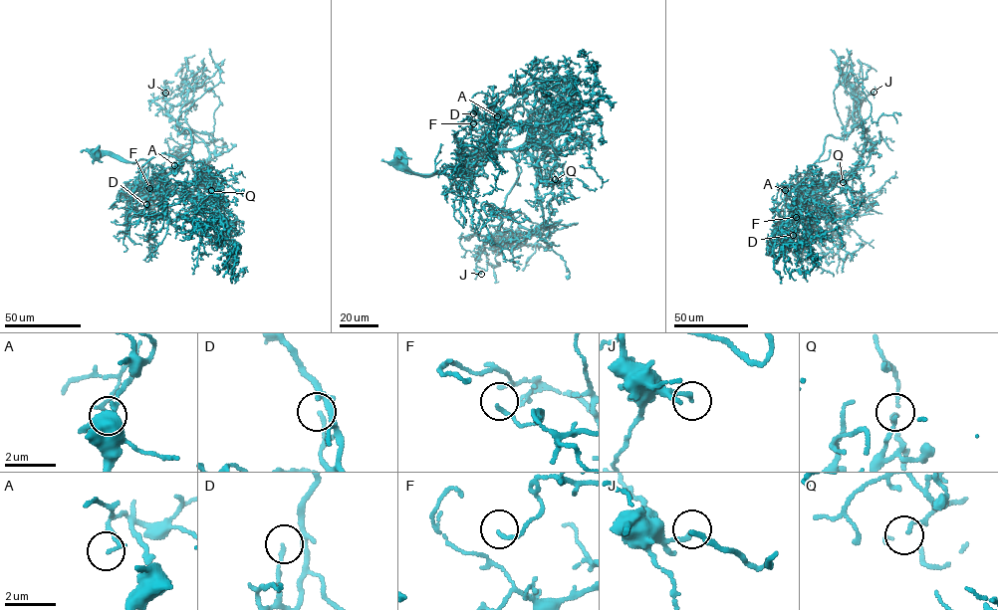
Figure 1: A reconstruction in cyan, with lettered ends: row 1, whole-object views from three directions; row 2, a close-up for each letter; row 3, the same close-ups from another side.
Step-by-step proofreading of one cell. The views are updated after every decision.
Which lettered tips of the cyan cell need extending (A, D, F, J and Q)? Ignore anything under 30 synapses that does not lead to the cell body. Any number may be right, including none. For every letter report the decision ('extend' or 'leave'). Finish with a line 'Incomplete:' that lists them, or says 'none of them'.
A: leave
D: leave
F: leave
J: leave
Q: leave
Incomplete: none of them

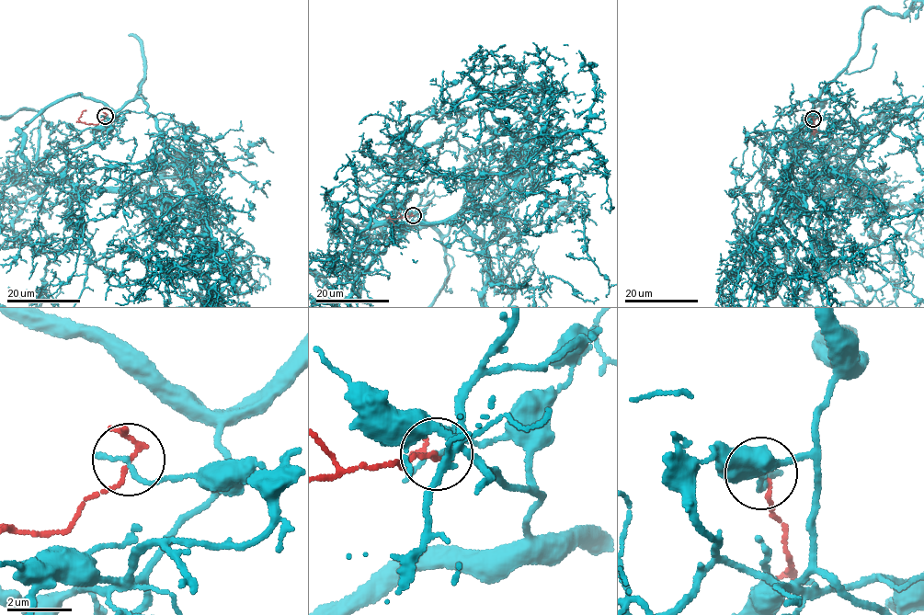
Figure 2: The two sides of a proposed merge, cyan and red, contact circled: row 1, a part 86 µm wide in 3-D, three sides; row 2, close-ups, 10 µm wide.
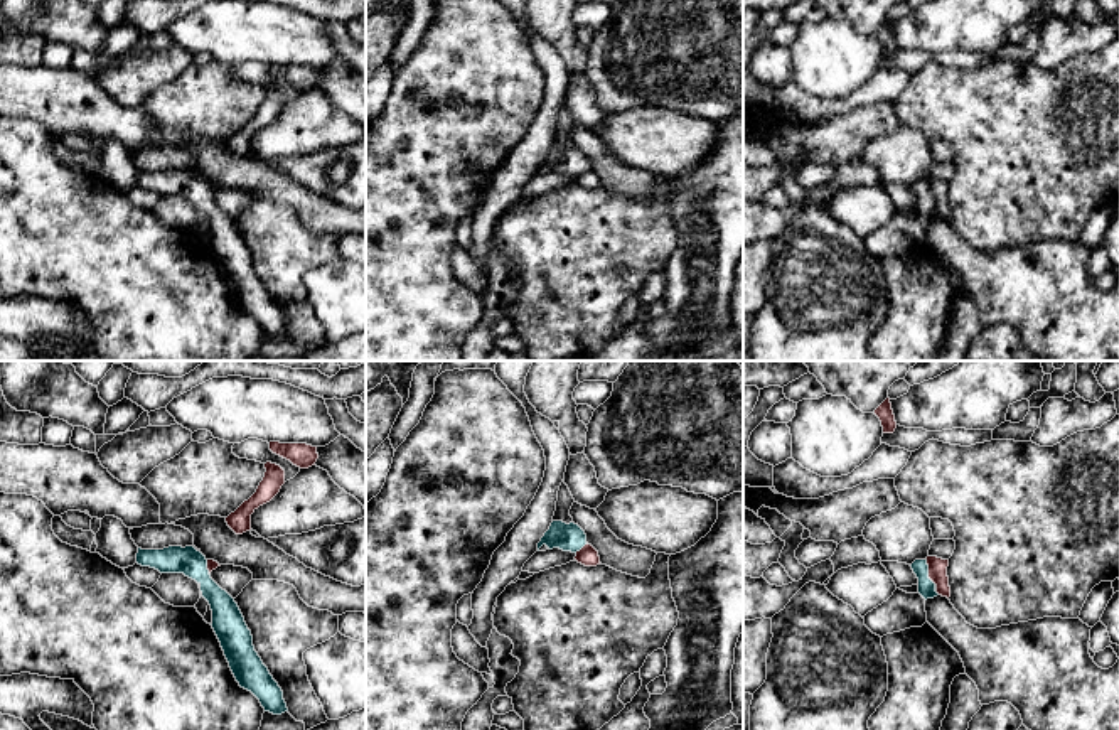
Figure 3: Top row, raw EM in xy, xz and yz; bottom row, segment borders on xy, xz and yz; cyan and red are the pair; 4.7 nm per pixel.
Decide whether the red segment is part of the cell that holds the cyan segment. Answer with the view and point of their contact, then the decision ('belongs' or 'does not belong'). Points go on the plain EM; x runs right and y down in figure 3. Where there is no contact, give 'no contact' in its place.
yz (927, 194) | does not belong

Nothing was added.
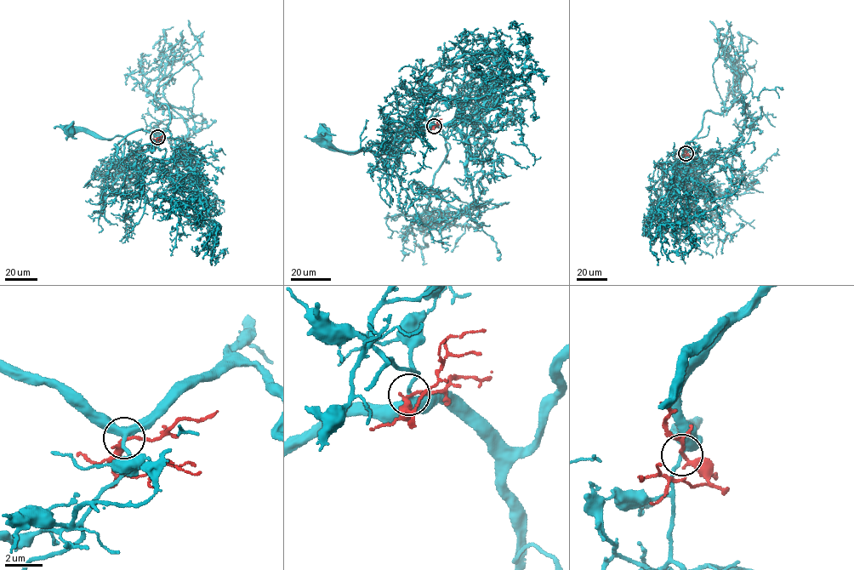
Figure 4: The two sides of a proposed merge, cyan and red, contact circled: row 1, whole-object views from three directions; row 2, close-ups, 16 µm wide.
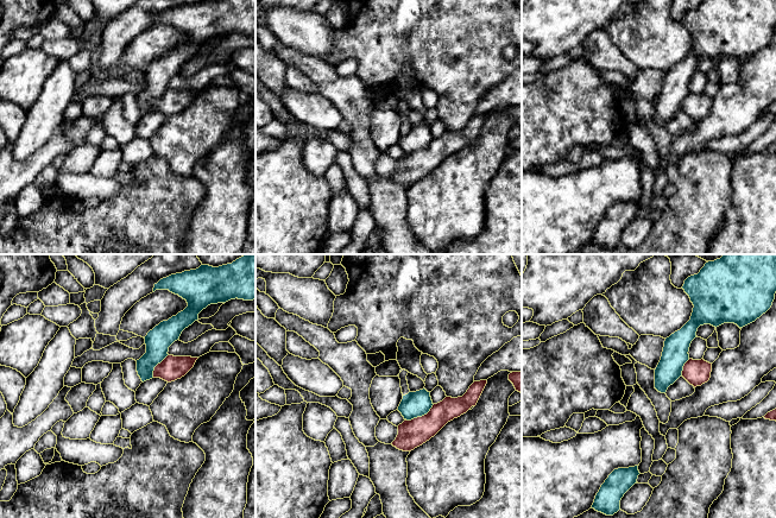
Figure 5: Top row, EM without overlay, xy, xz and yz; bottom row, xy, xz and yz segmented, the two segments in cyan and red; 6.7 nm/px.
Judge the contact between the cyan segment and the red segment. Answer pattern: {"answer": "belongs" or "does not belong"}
{"answer": "does not belong"}

